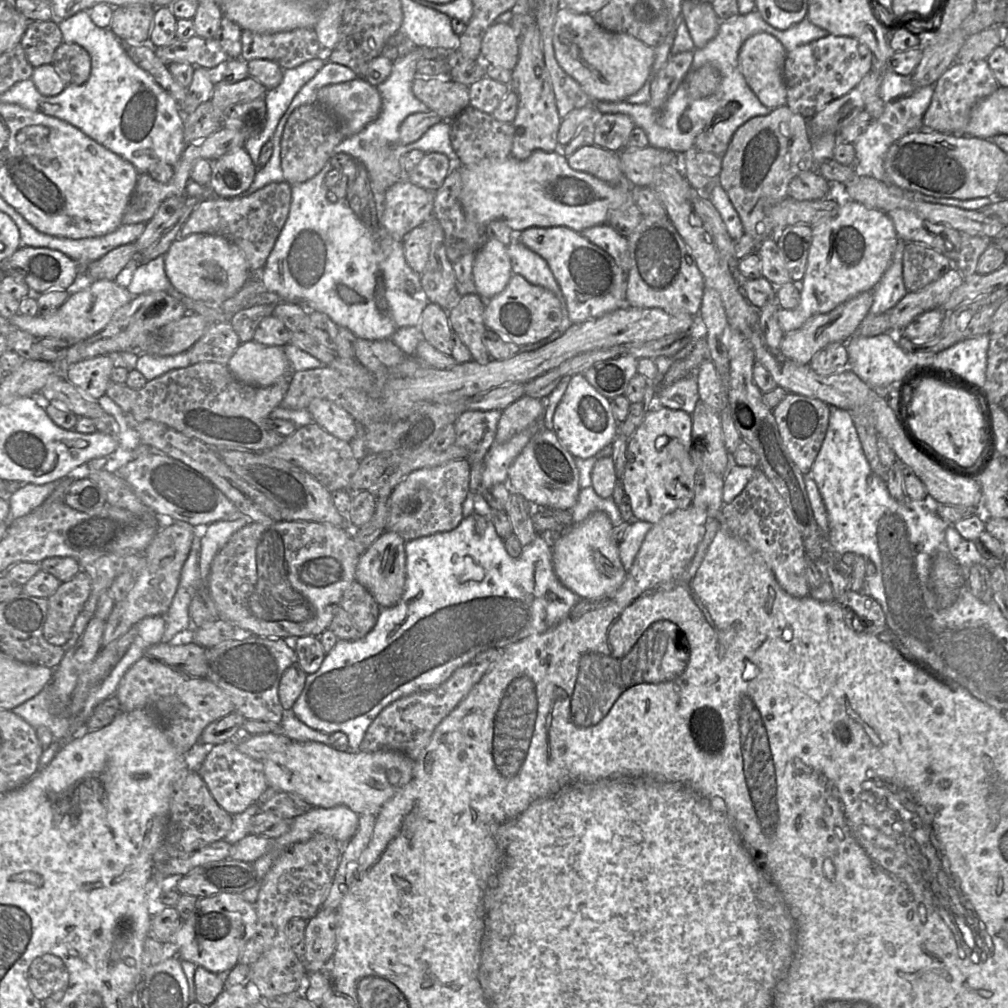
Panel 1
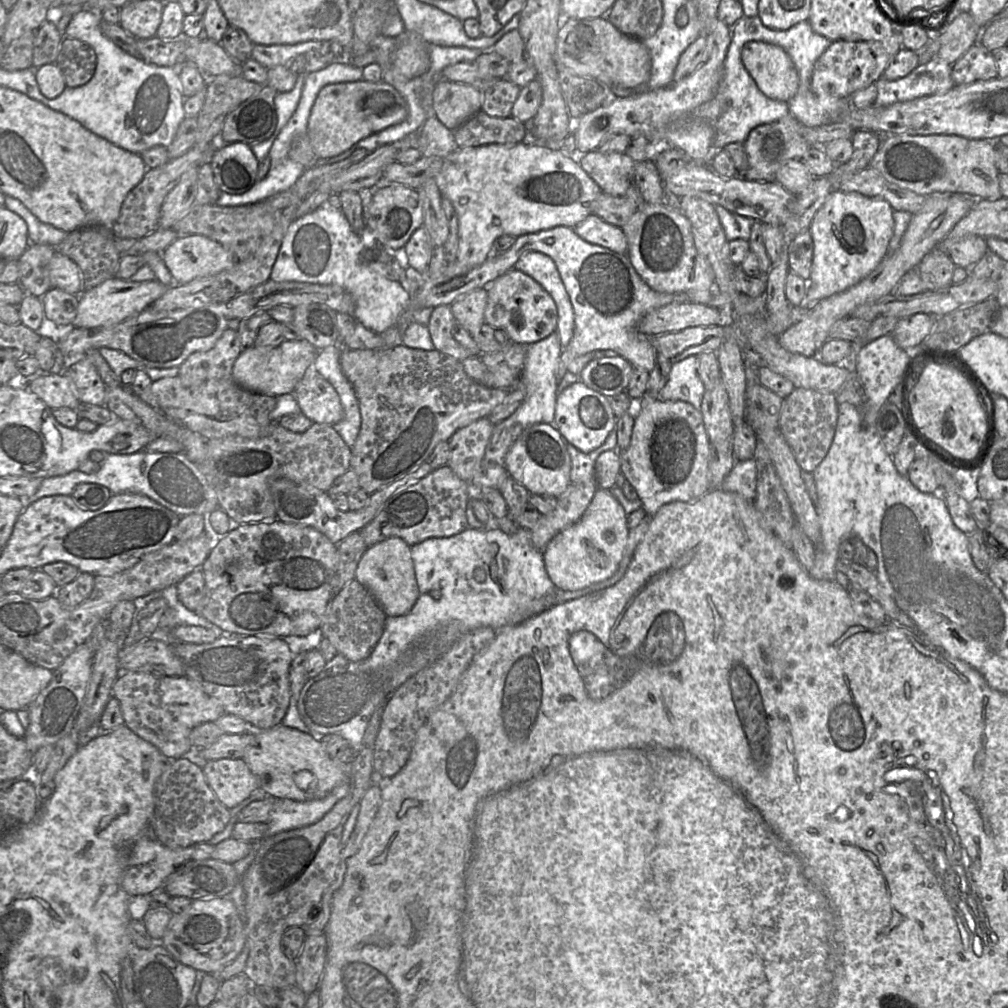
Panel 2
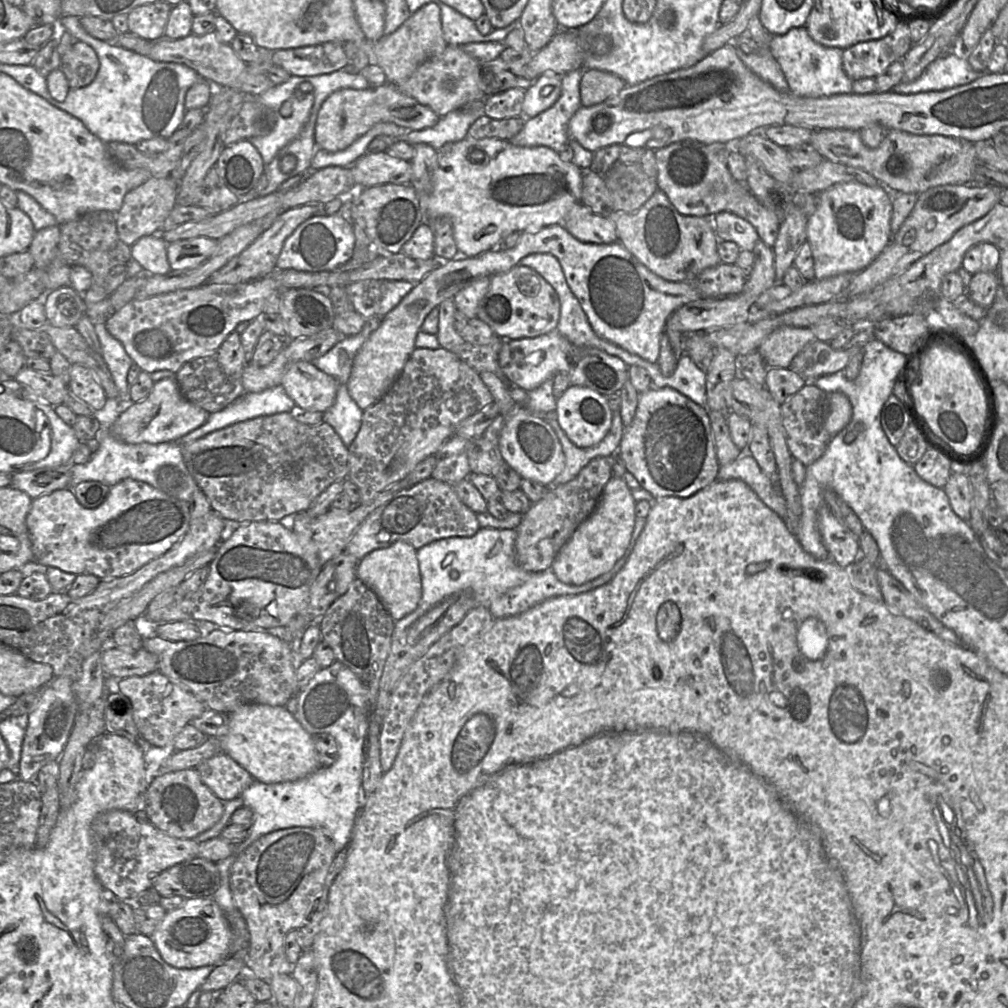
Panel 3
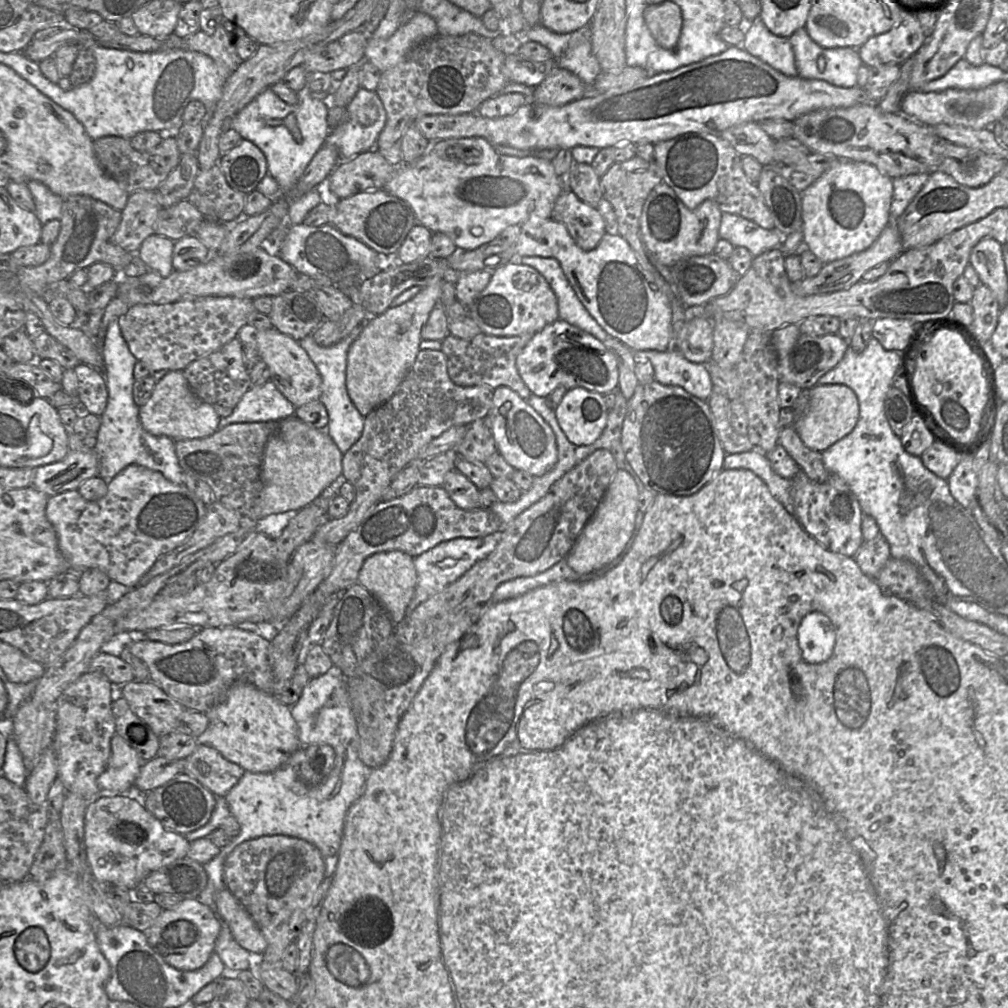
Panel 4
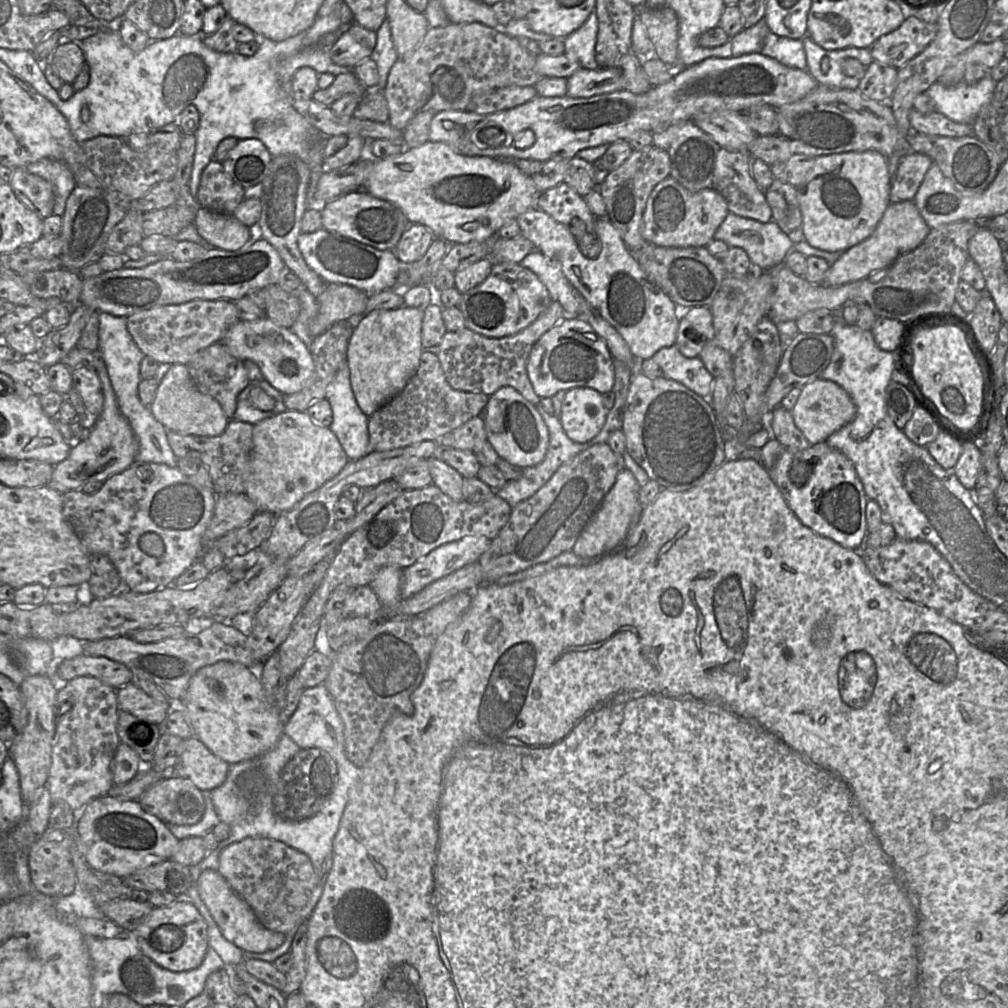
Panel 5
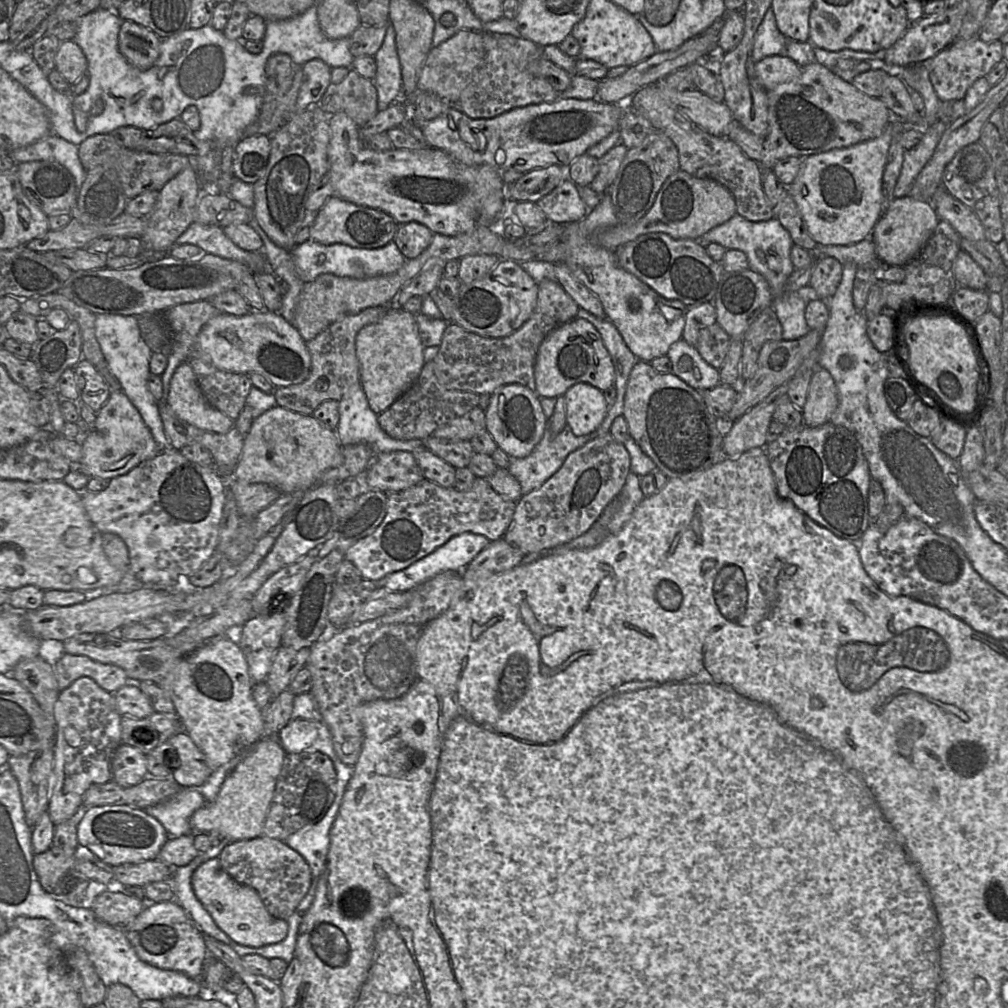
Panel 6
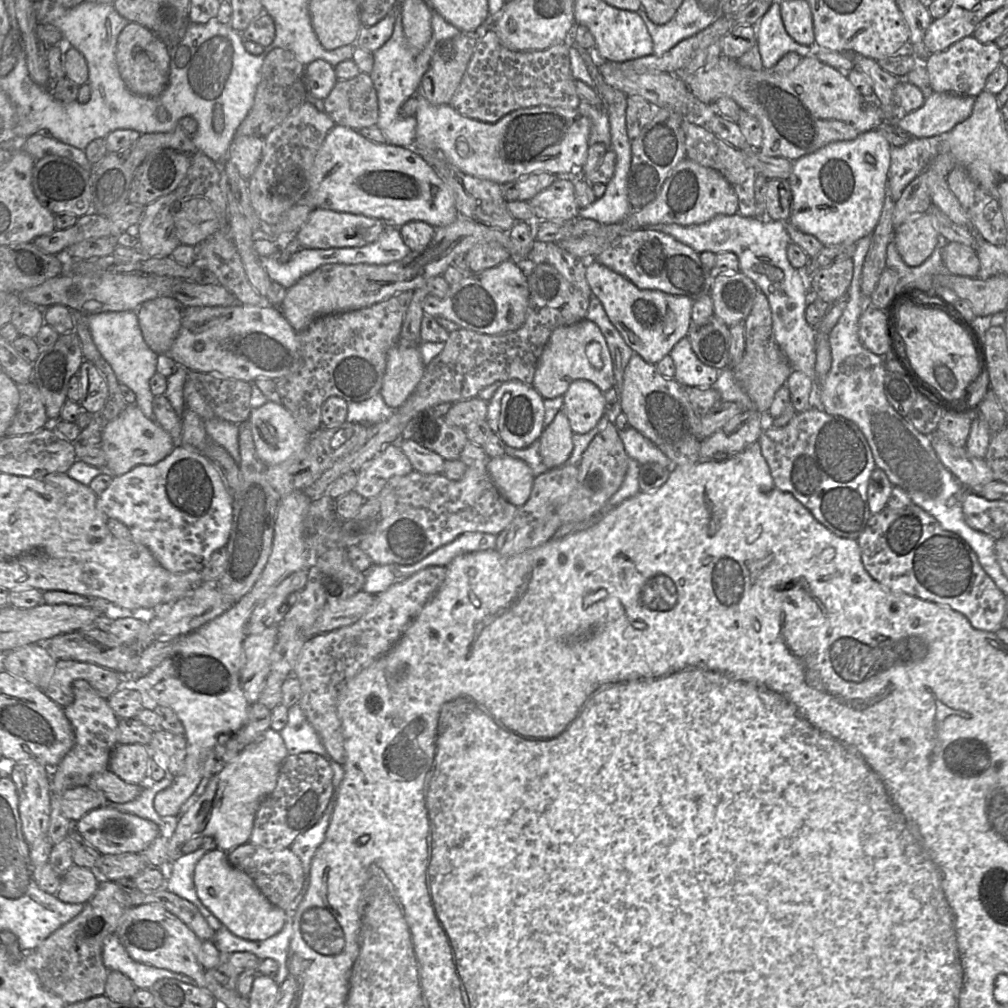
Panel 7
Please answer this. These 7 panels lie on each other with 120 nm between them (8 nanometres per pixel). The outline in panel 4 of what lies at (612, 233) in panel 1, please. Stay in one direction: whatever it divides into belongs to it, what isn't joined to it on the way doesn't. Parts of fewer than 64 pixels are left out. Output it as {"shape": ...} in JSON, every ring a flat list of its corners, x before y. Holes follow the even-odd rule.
{"shape":[[569,189,556,199,551,219,562,223,584,251,596,248,606,234,605,222,598,210,581,201]]}

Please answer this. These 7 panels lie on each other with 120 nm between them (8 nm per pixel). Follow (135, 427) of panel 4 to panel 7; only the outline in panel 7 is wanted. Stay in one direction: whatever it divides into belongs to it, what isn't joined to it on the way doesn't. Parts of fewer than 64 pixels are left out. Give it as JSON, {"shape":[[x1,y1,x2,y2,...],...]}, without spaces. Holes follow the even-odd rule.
{"shape":[[108,311,86,315,92,340,112,368,119,383,128,387,136,396,136,405,146,418,154,420,153,399,149,381,156,373,157,356,145,343,134,311]]}

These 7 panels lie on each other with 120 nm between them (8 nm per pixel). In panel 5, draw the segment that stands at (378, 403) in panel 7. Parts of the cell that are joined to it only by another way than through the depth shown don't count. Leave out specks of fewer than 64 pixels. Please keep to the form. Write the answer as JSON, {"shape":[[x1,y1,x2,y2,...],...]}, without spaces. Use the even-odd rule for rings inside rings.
{"shape":[[346,362,328,385,325,399,332,409,329,426,337,437,349,460,356,460,371,453,368,436,369,418,361,411,350,384,350,371]]}

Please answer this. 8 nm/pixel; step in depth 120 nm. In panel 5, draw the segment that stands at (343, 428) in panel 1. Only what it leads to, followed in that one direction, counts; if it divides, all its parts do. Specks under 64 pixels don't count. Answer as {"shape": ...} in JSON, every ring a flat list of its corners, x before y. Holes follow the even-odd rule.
{"shape":[[265,316,254,321,239,320,229,328,220,343,224,344,235,358,241,361,251,360,256,363,264,379,282,395,299,392,313,379,315,365,306,345,290,329,275,324]]}

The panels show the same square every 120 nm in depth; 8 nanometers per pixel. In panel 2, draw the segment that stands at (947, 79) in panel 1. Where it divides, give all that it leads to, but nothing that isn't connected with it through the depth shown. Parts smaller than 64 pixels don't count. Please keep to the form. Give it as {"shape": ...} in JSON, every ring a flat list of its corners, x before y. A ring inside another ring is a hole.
{"shape":[[978,41,952,65,951,69,951,78,955,86,997,77,997,68,992,52]]}

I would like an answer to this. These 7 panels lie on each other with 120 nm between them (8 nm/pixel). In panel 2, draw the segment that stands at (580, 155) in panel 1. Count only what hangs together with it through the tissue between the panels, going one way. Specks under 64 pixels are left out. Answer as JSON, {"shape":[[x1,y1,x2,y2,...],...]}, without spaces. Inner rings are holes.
{"shape":[[598,150,583,154,578,162,602,192,614,197,626,194,636,164,625,153,602,153]]}

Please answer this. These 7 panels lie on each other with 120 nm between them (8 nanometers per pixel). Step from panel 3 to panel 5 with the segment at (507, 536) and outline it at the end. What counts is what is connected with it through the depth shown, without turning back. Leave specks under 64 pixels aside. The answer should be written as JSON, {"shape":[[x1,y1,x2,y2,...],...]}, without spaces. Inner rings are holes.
{"shape":[[466,536,440,545,403,569,402,598,409,598,427,585,466,565,477,562,492,540,484,536]]}

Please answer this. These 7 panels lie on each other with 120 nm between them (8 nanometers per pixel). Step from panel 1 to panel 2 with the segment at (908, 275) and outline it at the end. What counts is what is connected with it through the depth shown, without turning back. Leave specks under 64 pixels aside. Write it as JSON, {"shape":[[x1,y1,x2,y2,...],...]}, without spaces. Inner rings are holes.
{"shape":[[936,247,922,259,916,268,926,289,933,291,952,285,956,265,944,249]]}

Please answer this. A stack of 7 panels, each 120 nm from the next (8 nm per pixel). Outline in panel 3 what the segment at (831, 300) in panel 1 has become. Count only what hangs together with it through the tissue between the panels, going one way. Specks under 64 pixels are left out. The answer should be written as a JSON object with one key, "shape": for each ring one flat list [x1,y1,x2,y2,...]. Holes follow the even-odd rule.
{"shape":[[847,182,820,192,806,232,806,241,814,260,815,279,842,273,856,274,868,267,891,240,891,216,891,193,883,185,870,187,858,182]]}

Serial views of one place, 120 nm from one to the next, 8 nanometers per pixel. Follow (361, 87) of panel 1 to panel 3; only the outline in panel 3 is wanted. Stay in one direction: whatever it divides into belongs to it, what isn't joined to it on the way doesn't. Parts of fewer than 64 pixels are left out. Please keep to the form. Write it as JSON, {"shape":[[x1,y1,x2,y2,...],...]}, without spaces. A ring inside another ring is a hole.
{"shape":[[387,82,363,90,346,88,333,92,323,102,317,114,314,140,317,148,334,153,346,149,377,123,391,122,412,131,433,127,439,118,430,108]]}

